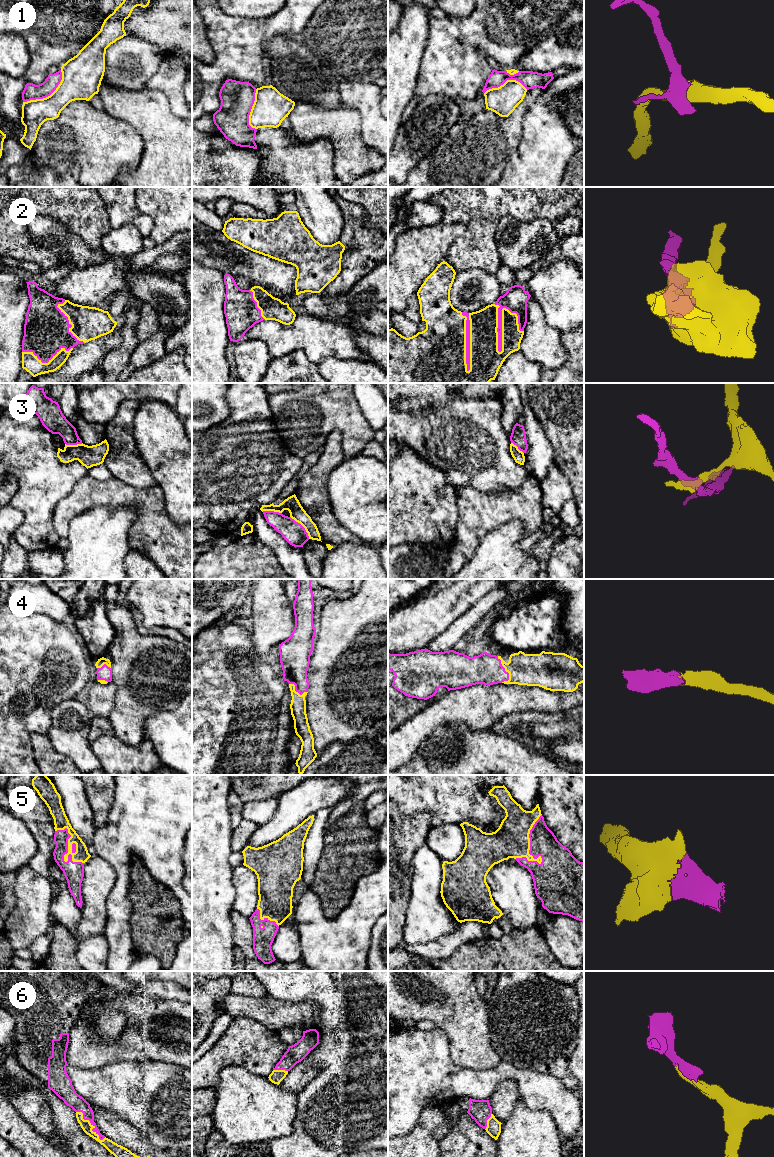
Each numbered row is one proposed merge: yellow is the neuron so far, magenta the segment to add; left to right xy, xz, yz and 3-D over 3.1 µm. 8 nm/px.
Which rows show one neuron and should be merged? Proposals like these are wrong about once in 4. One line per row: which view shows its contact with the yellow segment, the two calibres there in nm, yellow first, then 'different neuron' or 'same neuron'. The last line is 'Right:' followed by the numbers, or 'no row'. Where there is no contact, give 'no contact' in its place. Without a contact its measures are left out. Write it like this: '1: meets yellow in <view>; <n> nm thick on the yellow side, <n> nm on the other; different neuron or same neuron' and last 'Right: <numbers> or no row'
1: meets yellow in xy; 260 nm thick on the yellow side, 130 nm on the other; different neuron
2: meets yellow in yz; 240 nm thick on the yellow side, 170 nm on the other; same neuron
3: meets yellow in xz; 120 nm thick on the yellow side, 180 nm on the other; different neuron
4: meets yellow in yz; 260 nm thick on the yellow side, 240 nm on the other; same neuron
5: meets yellow in xy; 120 nm thick on the yellow side, 160 nm on the other; same neuron
6: meets yellow in xy; 90 nm thick on the yellow side, 120 nm on the other; same neuron
Right: 2, 4, 5, 6

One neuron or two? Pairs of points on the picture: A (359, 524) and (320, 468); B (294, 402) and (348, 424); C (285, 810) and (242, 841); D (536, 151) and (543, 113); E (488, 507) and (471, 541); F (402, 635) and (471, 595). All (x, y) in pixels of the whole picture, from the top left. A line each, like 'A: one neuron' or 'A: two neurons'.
A: two neurons
B: one neuron
C: two neurons
D: one neuron
E: one neuron
F: one neuron

